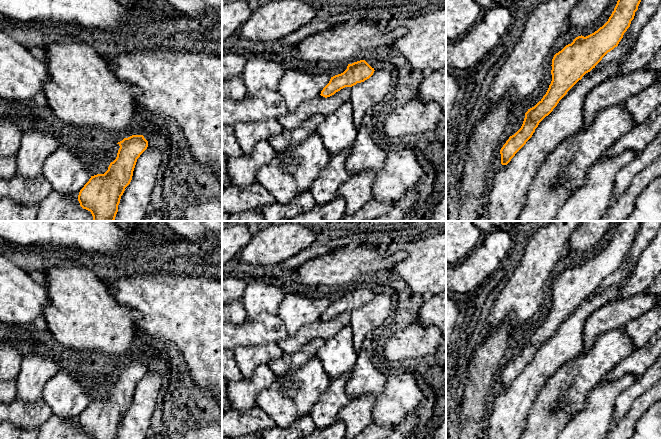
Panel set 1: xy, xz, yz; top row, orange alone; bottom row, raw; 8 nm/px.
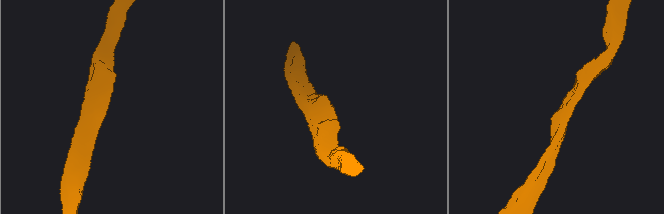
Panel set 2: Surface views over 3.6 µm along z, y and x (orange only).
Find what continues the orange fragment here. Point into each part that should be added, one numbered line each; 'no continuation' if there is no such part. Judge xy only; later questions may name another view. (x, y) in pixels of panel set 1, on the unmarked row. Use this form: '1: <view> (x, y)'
no continuation

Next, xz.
no continuation

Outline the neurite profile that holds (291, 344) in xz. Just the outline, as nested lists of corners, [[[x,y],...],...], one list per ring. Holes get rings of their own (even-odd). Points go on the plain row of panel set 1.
[[[345,311],[330,321],[318,320],[310,325],[303,326],[296,334],[288,335],[277,345],[285,354],[295,354],[305,344],[316,338],[328,340],[335,337],[344,326],[351,321],[351,311]]]

